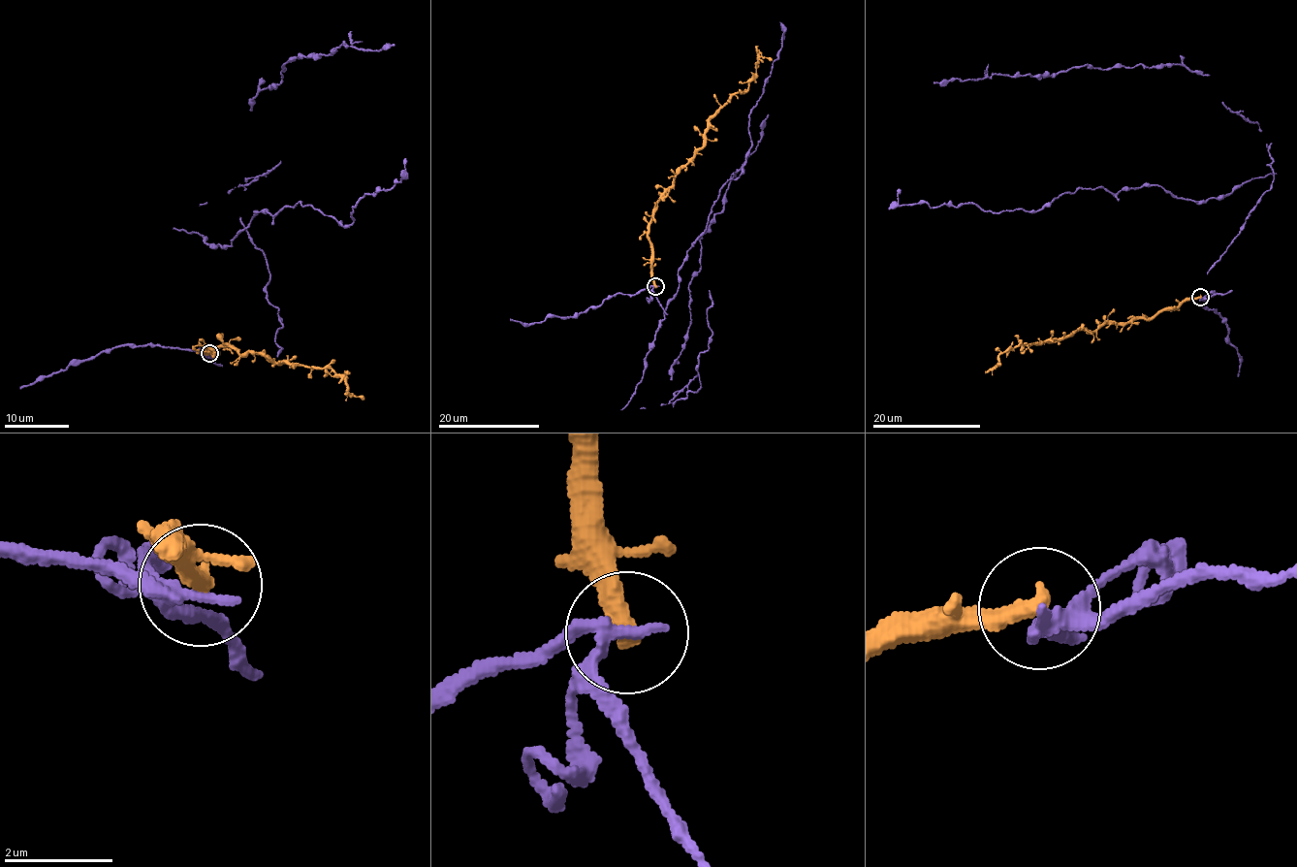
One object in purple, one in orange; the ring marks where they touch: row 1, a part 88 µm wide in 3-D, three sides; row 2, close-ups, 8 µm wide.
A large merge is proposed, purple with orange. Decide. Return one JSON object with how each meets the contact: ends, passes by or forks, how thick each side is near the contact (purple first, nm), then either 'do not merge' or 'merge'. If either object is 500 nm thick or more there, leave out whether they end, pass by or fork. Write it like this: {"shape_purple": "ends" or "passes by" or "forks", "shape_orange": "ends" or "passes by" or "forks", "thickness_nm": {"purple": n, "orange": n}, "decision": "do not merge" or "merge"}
{"shape_purple": "passes by", "shape_orange": "ends", "thickness_nm": {"purple": 220, "orange": 380}, "decision": "do not merge"}

